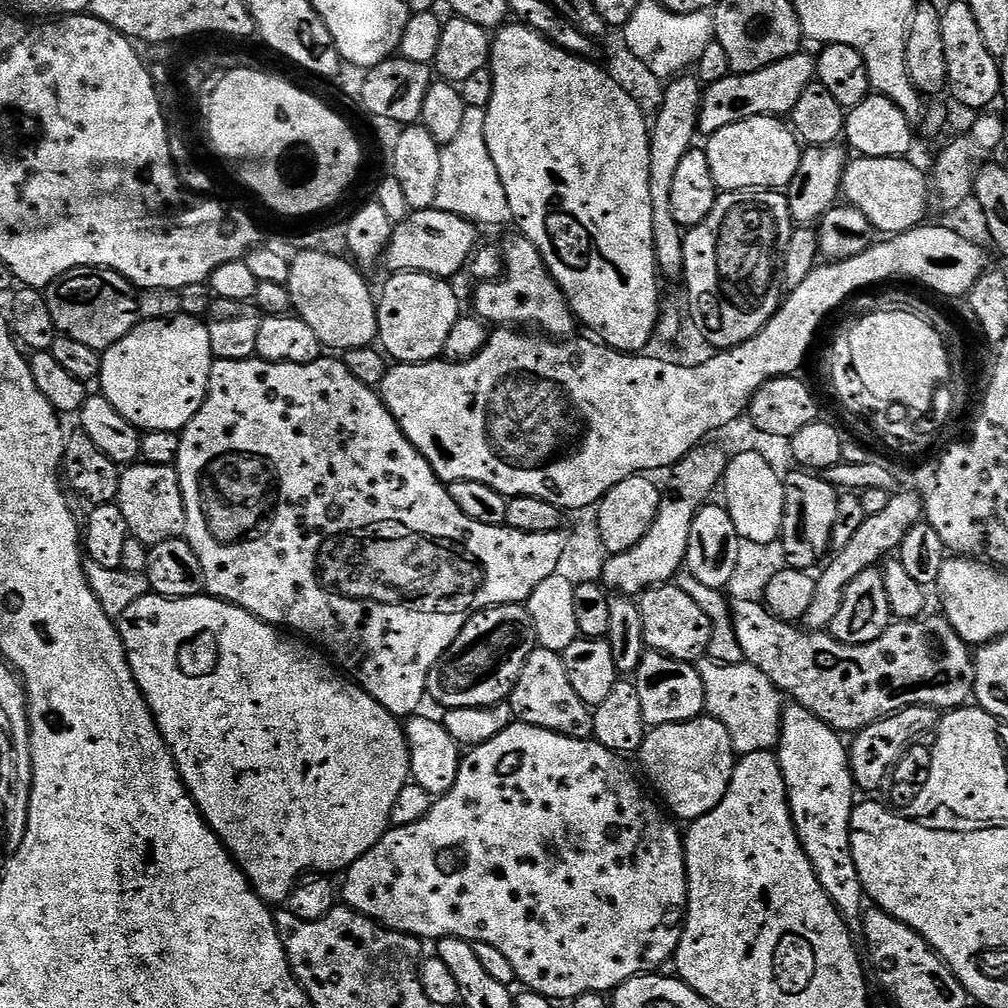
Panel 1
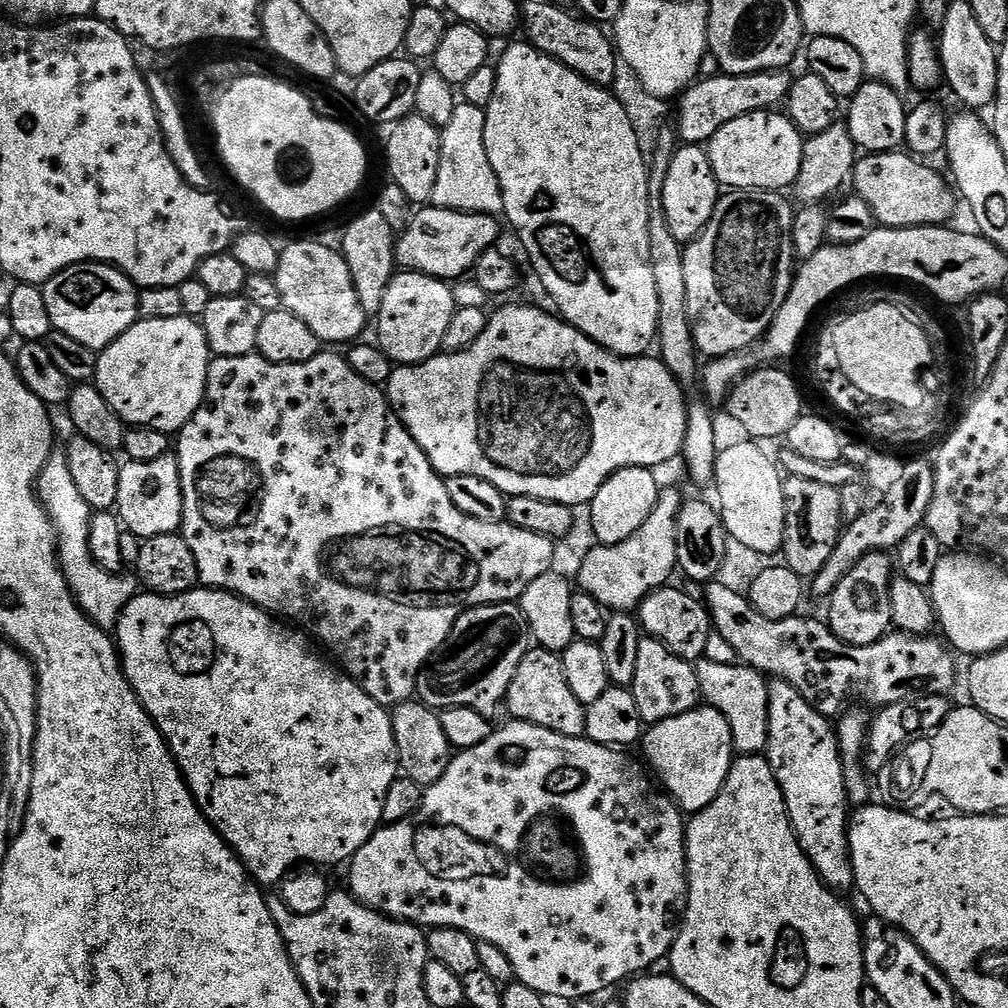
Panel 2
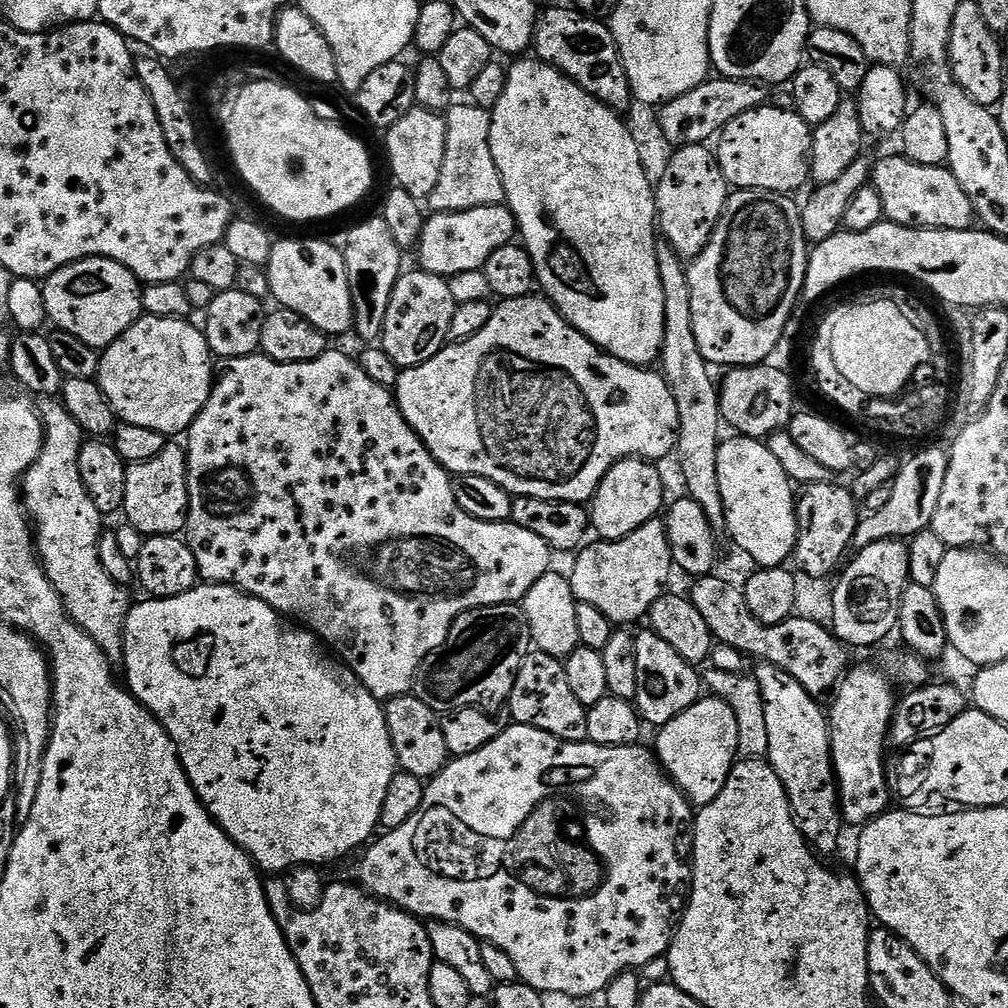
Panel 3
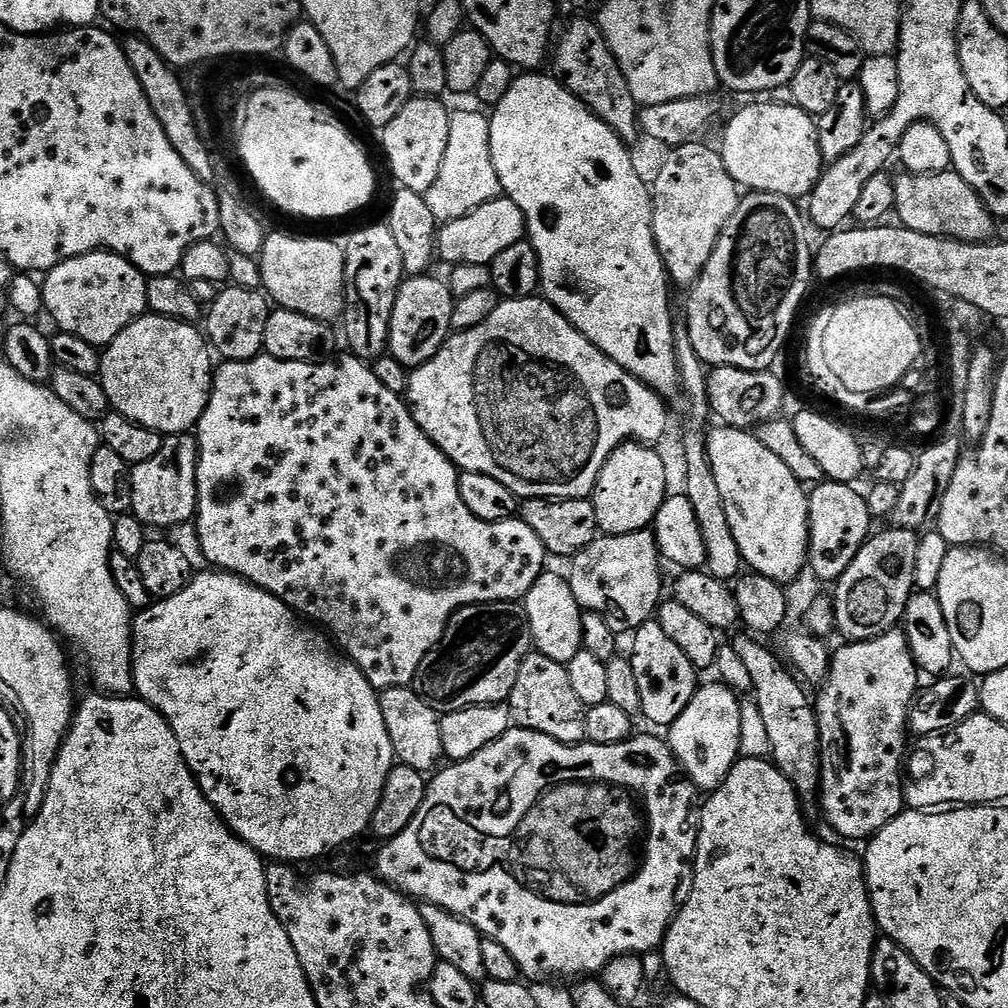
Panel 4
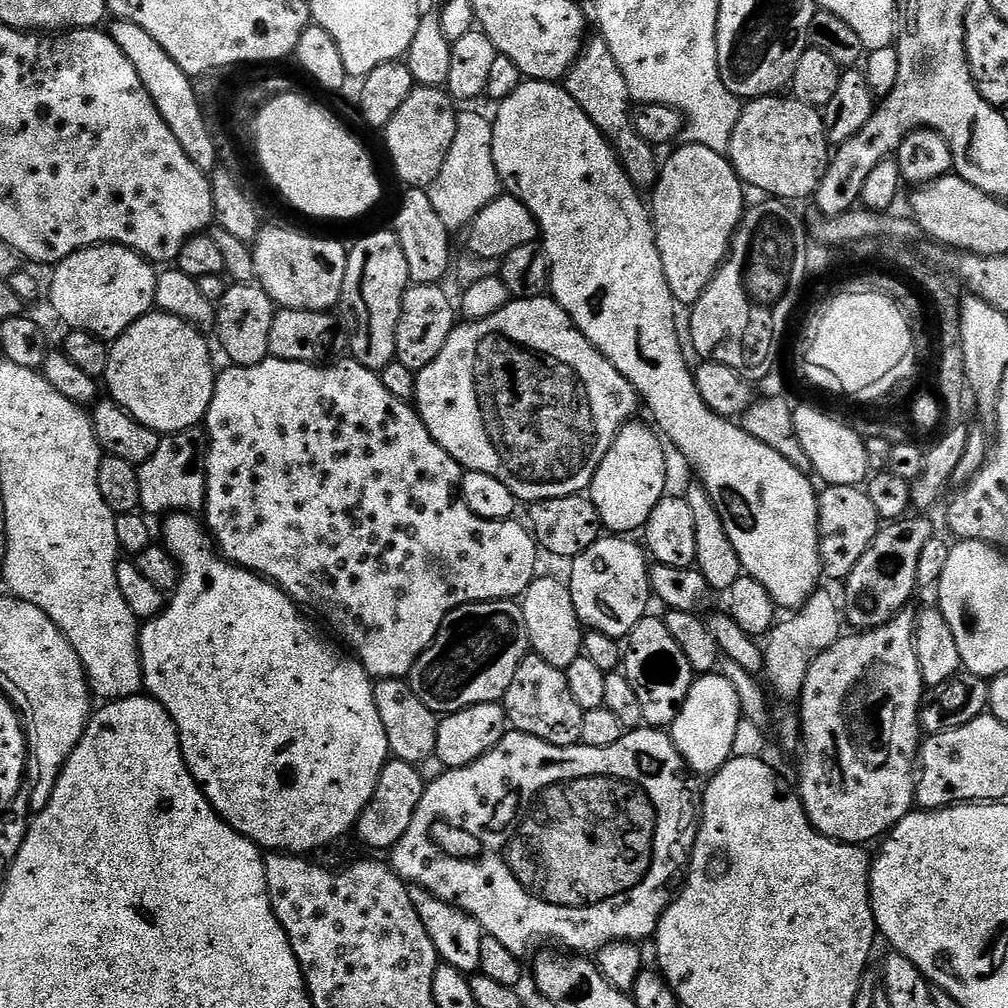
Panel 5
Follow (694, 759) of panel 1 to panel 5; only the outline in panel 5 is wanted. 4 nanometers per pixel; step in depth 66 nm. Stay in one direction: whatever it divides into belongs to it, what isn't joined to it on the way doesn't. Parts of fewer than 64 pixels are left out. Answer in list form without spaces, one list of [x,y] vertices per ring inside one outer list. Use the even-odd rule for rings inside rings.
[[[700,674],[693,679],[690,694],[686,694],[686,702],[682,702],[682,710],[672,723],[670,735],[674,746],[697,777],[711,778],[726,761],[732,759],[741,719],[740,699],[724,675]]]

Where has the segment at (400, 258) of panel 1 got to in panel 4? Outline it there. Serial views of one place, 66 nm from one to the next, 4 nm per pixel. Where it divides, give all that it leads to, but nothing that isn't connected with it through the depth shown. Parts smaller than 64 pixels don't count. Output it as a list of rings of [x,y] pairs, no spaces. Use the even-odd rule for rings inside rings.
[[[507,198],[500,200],[484,200],[470,214],[466,214],[457,220],[448,220],[439,225],[436,233],[436,255],[448,264],[469,264],[476,268],[479,264],[491,266],[494,258],[502,254],[502,250],[507,250],[518,241],[525,239],[526,225],[522,210]]]

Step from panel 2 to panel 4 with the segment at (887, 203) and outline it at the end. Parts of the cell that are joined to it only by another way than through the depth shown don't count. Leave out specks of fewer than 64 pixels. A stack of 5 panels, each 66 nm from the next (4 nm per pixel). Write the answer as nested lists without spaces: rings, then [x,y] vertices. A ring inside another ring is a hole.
[[[955,170],[915,176],[912,172],[897,175],[894,180],[896,205],[894,216],[905,228],[927,236],[943,236],[964,240],[967,244],[983,244],[993,239],[997,221],[988,213],[982,198]]]

